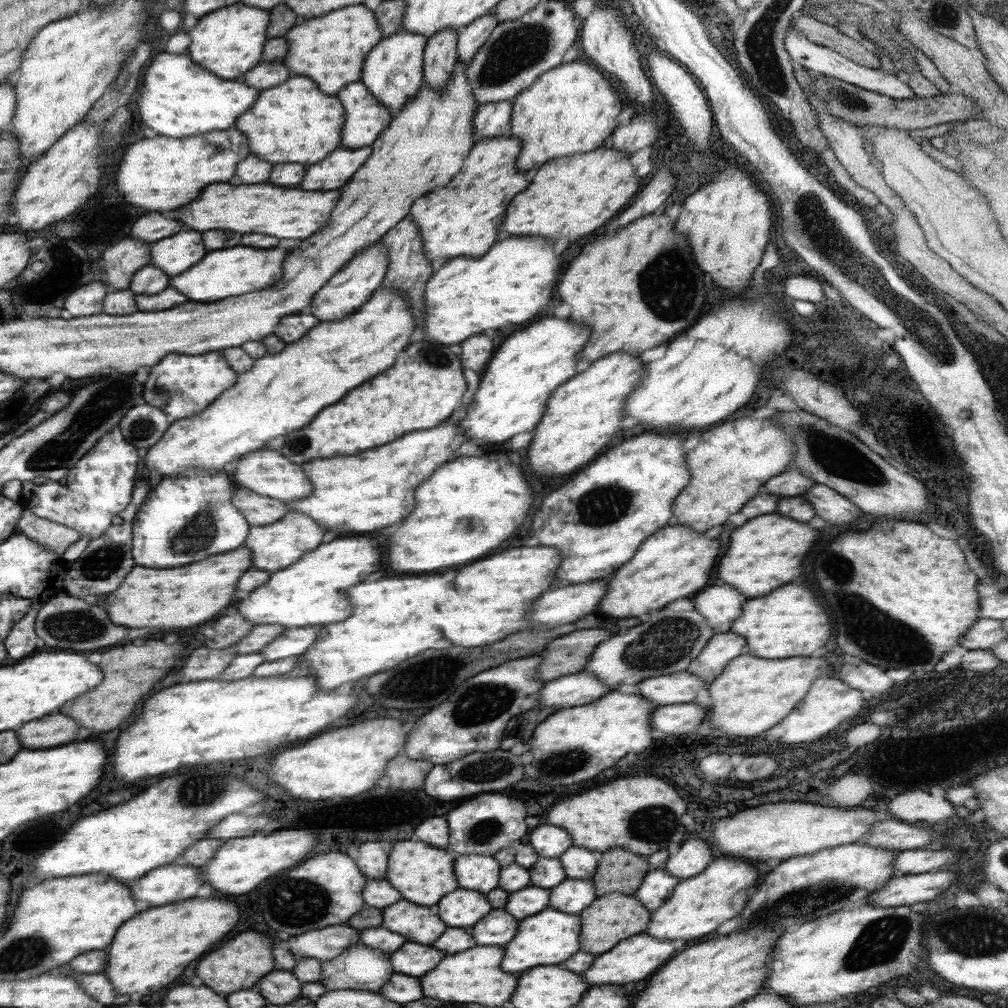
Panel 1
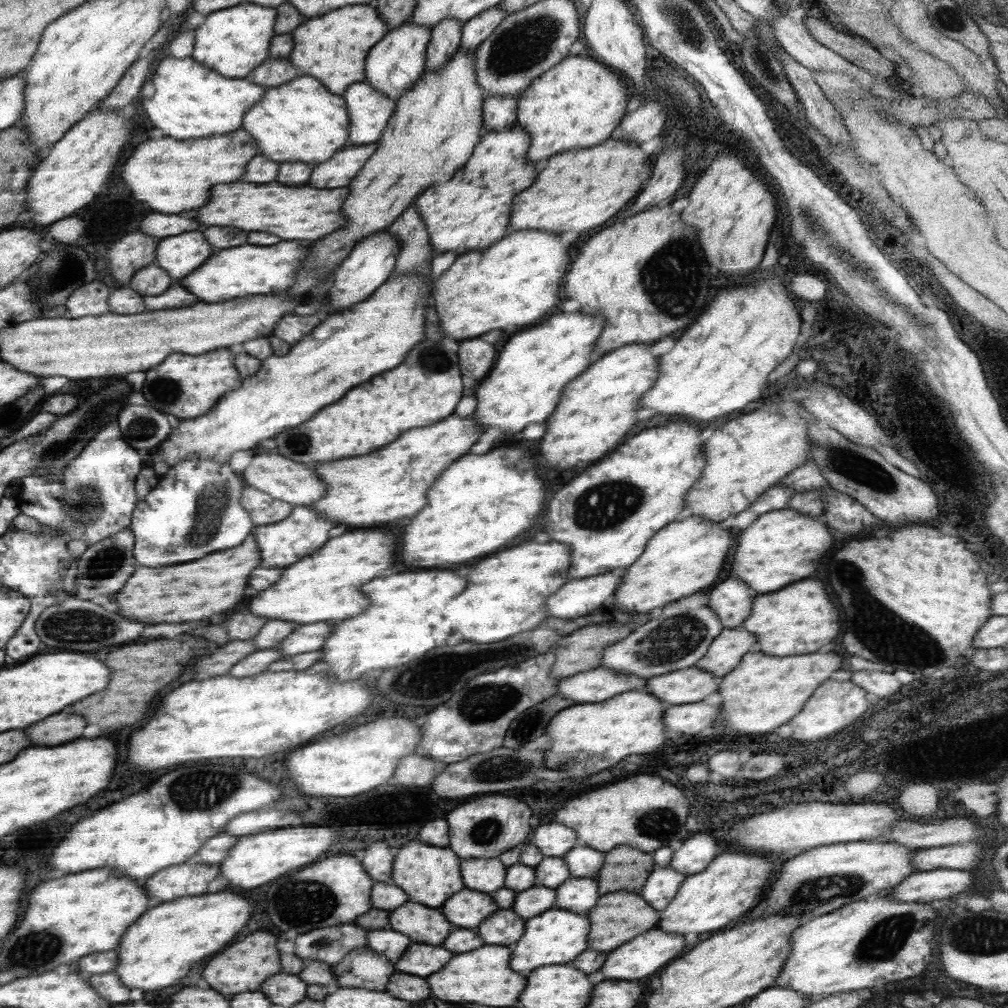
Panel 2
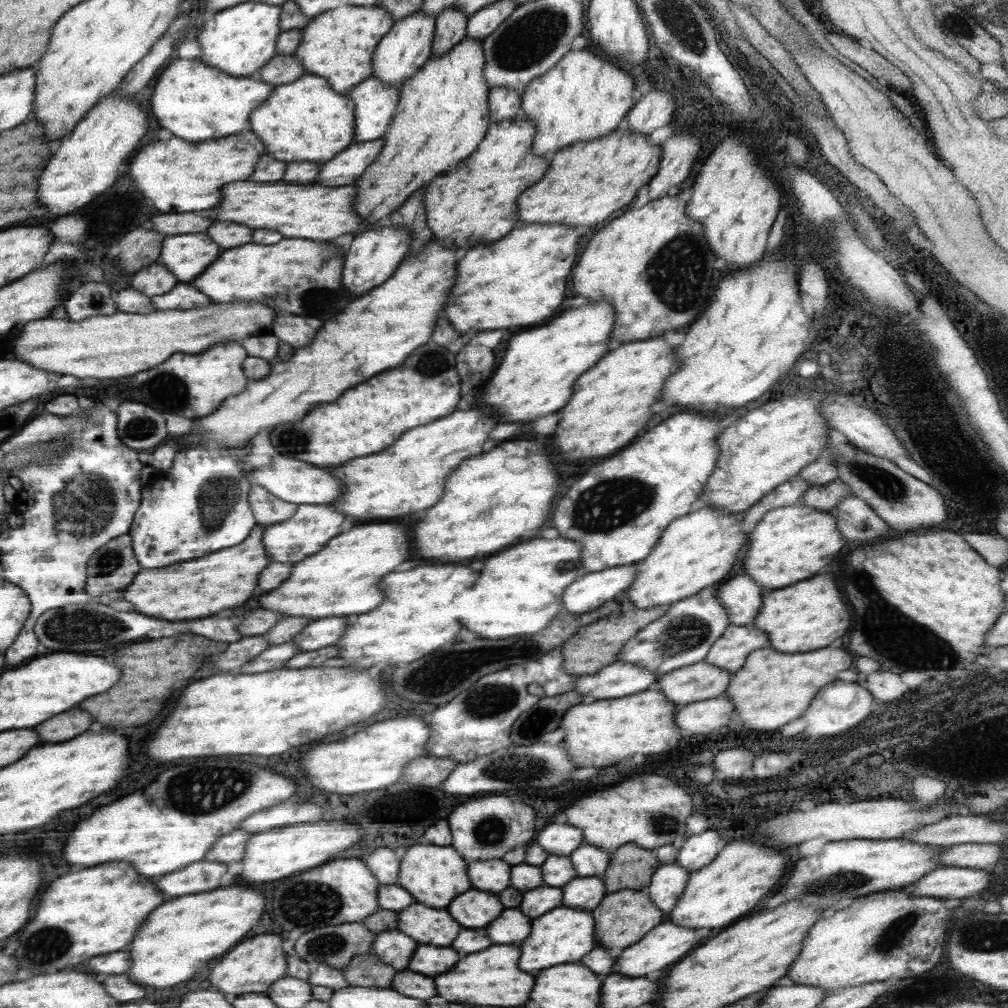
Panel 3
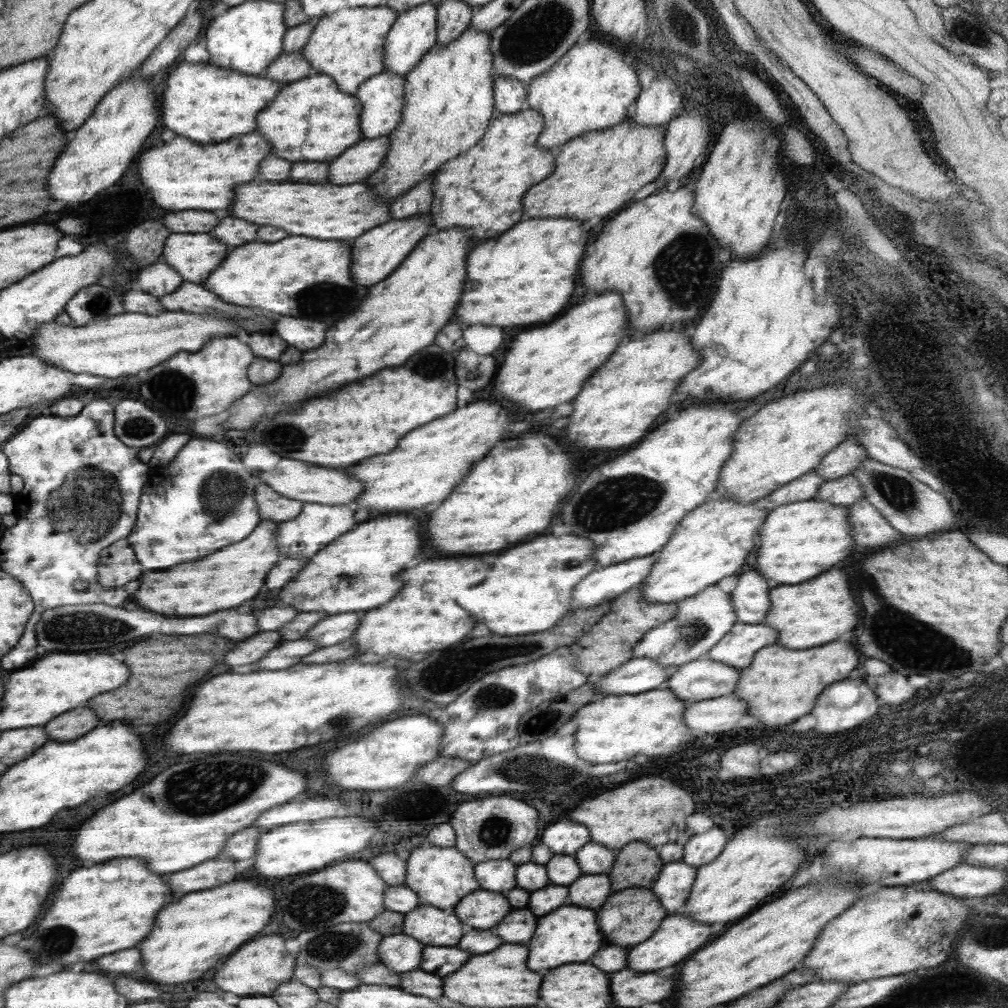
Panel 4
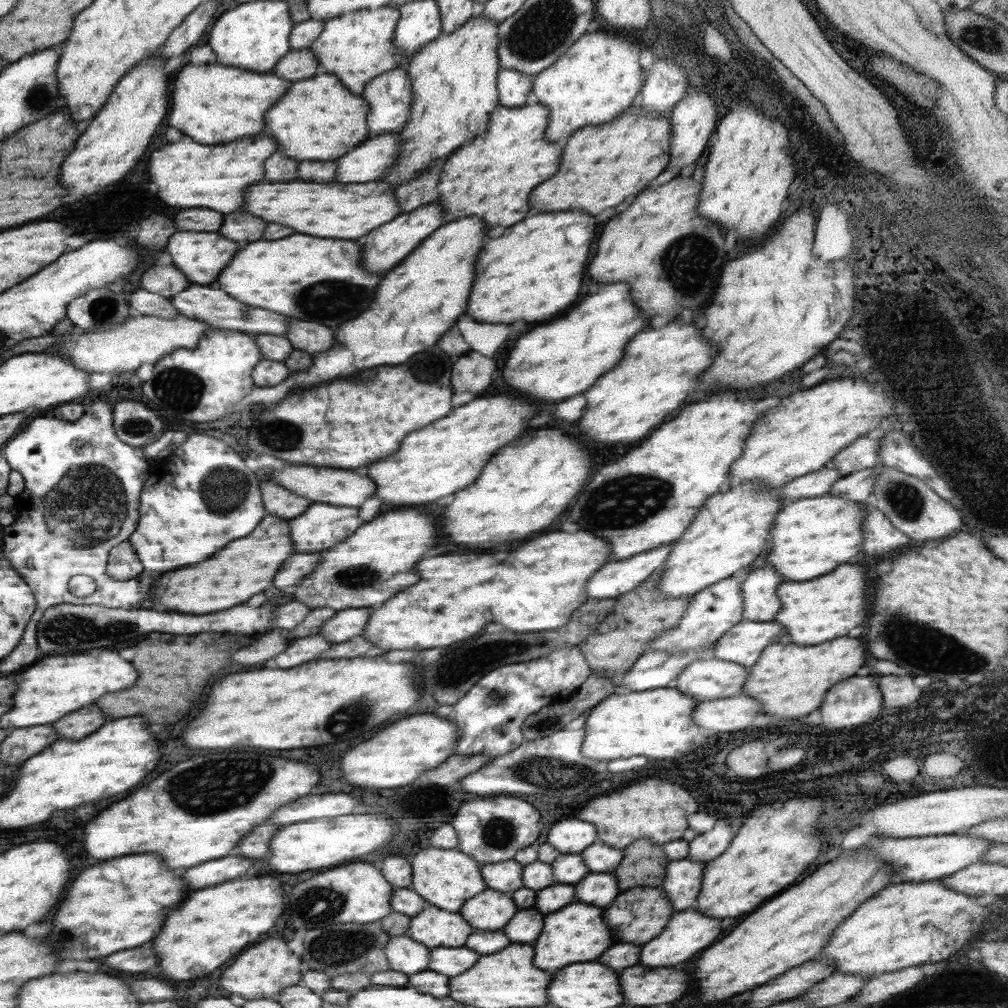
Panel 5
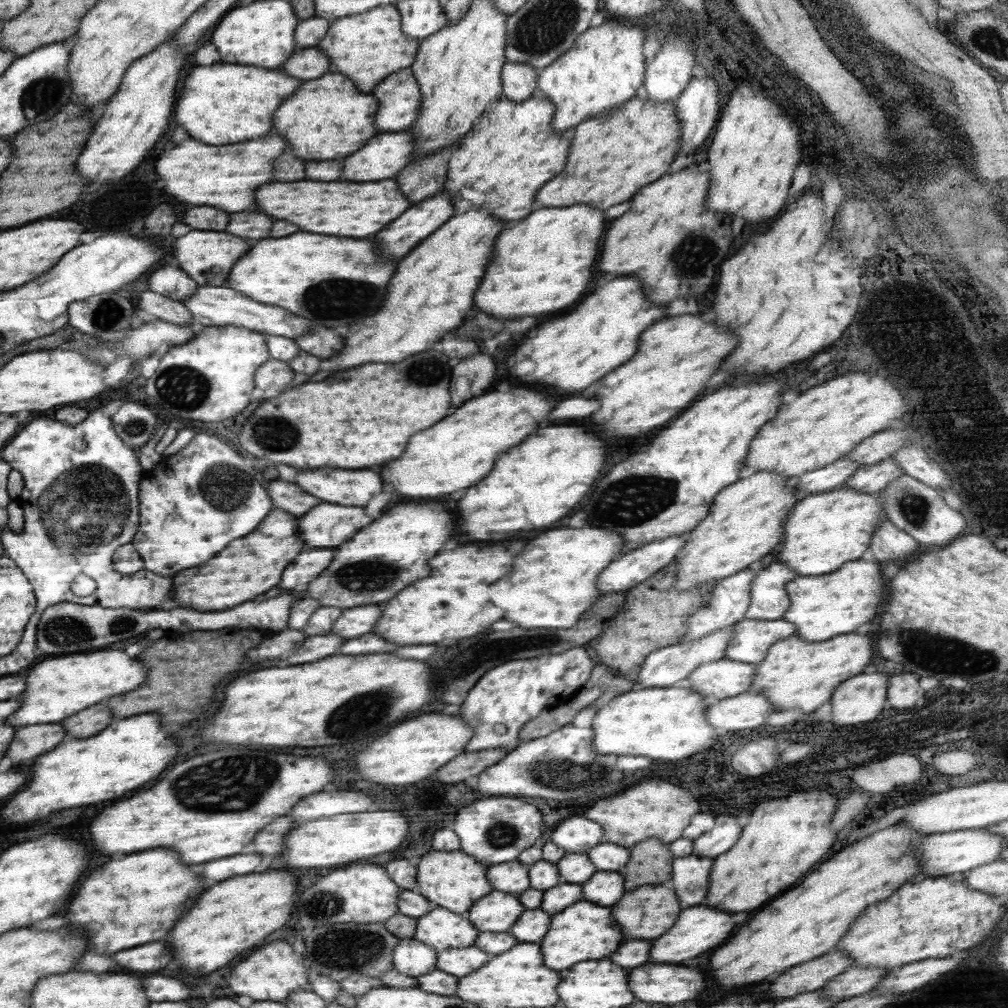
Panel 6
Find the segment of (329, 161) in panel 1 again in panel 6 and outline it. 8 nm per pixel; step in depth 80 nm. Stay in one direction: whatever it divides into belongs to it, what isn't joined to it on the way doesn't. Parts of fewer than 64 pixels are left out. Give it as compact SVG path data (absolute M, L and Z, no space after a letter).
M384 132L374 136L362 150L346 158L342 180L376 182L394 178L412 160L416 150L412 138L410 132Z

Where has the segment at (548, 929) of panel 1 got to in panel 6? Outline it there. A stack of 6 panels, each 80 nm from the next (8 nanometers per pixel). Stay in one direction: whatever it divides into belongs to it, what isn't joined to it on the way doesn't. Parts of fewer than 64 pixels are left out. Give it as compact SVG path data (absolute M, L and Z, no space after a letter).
M582 899L572 904L570 908L566 908L564 912L554 914L550 922L550 930L546 938L541 941L544 964L552 970L564 970L576 962L600 960L600 958L610 956L612 950L616 950L624 942L624 936L618 924L614 924L614 920L610 918L608 906L598 906L598 904Z

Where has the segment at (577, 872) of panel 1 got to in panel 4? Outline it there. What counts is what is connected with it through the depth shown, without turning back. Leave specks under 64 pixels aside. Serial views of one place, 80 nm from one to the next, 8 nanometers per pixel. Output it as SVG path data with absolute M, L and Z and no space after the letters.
M600 843L585 844L574 856L583 874L608 875L615 863L616 851Z

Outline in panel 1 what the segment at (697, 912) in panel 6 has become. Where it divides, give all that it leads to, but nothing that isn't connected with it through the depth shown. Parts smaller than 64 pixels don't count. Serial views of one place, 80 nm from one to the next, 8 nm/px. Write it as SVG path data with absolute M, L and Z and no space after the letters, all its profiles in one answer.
M640 933L622 940L618 946L604 952L596 958L594 966L584 974L590 986L594 984L628 984L634 980L644 980L646 976L655 973L662 965L675 956L676 944L671 940L660 940L648 933Z

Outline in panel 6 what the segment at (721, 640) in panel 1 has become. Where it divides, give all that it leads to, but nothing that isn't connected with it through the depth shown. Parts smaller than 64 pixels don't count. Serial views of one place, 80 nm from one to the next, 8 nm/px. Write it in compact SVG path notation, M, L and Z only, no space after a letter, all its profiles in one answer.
M748 620L735 624L734 636L726 657L736 662L757 665L766 658L768 649L779 640L796 635L795 624L787 620Z

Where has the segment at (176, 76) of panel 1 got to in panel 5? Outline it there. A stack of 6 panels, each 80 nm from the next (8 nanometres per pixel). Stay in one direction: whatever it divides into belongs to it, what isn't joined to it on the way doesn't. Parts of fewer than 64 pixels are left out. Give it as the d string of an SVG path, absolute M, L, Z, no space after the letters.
M186 64L178 69L177 76L178 80L174 80L174 112L170 112L170 126L194 140L202 140L202 144L224 144L234 142L234 138L260 134L266 126L264 114L292 86L290 80L270 72L258 76L258 72L242 72L242 68L222 64Z

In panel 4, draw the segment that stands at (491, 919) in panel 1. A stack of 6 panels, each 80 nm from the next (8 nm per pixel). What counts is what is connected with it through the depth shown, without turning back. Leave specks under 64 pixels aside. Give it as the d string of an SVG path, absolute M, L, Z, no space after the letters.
M528 908L511 910L508 918L502 920L502 924L495 925L496 934L504 942L527 944L528 940L534 936L539 917L534 916Z

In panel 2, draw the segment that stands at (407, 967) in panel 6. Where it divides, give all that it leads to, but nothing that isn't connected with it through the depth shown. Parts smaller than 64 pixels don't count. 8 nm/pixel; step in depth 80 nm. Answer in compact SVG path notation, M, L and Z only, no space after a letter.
M392 928L384 930L368 930L367 946L374 952L384 955L392 964L396 965L410 946L410 937Z

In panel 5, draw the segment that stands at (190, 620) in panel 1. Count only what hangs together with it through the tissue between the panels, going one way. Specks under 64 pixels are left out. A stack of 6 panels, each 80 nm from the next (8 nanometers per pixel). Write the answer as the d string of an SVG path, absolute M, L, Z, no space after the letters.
M266 514L252 534L234 540L226 552L218 552L214 560L206 564L196 564L194 568L180 568L178 572L166 572L154 584L154 602L168 606L168 610L188 612L188 614L212 614L228 610L236 604L244 604L254 594L264 592L278 568L286 558L292 556L295 544L292 544L289 521L275 514Z

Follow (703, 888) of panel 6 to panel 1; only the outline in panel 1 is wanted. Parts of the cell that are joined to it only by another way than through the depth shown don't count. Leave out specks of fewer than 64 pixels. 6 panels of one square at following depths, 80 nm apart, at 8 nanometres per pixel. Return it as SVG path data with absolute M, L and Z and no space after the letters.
M665 869L649 871L634 895L648 911L656 912L672 896L678 882L680 879Z

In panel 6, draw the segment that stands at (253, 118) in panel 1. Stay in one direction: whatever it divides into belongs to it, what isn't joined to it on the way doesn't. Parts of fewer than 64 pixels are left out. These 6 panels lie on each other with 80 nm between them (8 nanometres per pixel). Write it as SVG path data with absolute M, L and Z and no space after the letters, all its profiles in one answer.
M326 74L318 80L304 82L300 92L296 92L290 100L286 100L286 104L282 104L282 108L278 108L274 114L274 124L278 124L278 132L290 140L290 148L296 156L302 156L304 160L336 160L354 154L378 134L374 128L374 112L378 112L378 100L374 100L372 94L360 92L348 76Z

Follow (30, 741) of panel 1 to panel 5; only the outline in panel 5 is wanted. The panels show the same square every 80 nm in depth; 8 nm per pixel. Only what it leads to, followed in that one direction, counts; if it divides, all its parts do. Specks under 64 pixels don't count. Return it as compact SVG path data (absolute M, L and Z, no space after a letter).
M90 704L90 708L82 708L82 712L74 712L74 716L66 716L66 720L58 720L54 728L62 738L82 740L92 732L96 732L106 720L108 718L102 714L102 710L96 704Z

